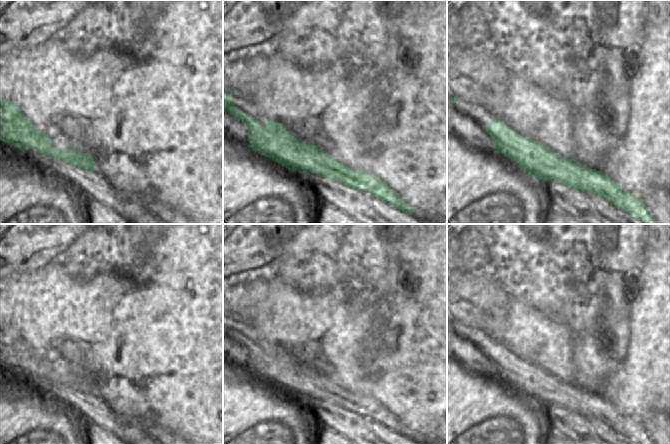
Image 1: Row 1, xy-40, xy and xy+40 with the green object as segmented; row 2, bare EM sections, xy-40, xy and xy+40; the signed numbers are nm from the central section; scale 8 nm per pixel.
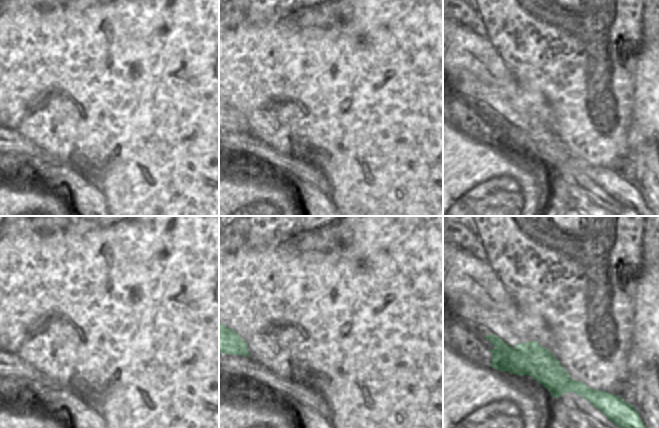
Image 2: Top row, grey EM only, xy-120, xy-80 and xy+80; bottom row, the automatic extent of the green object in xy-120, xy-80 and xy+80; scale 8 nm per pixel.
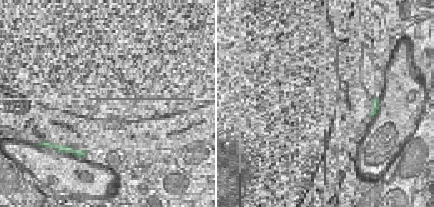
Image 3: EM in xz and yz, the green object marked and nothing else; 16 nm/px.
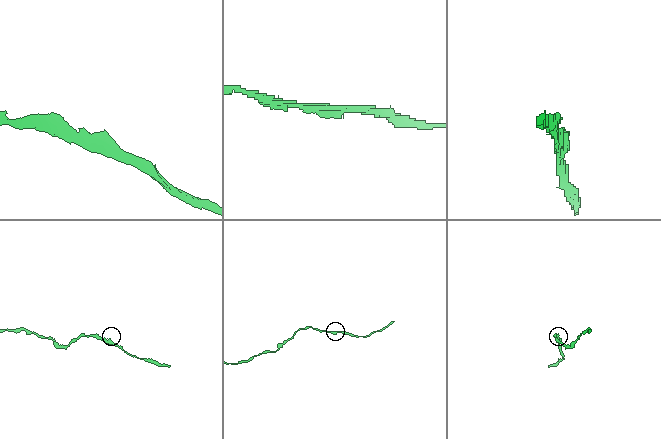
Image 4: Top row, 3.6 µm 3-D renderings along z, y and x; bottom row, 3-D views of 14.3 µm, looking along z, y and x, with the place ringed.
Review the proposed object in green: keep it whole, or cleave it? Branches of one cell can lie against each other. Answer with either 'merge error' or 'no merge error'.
no merge error

